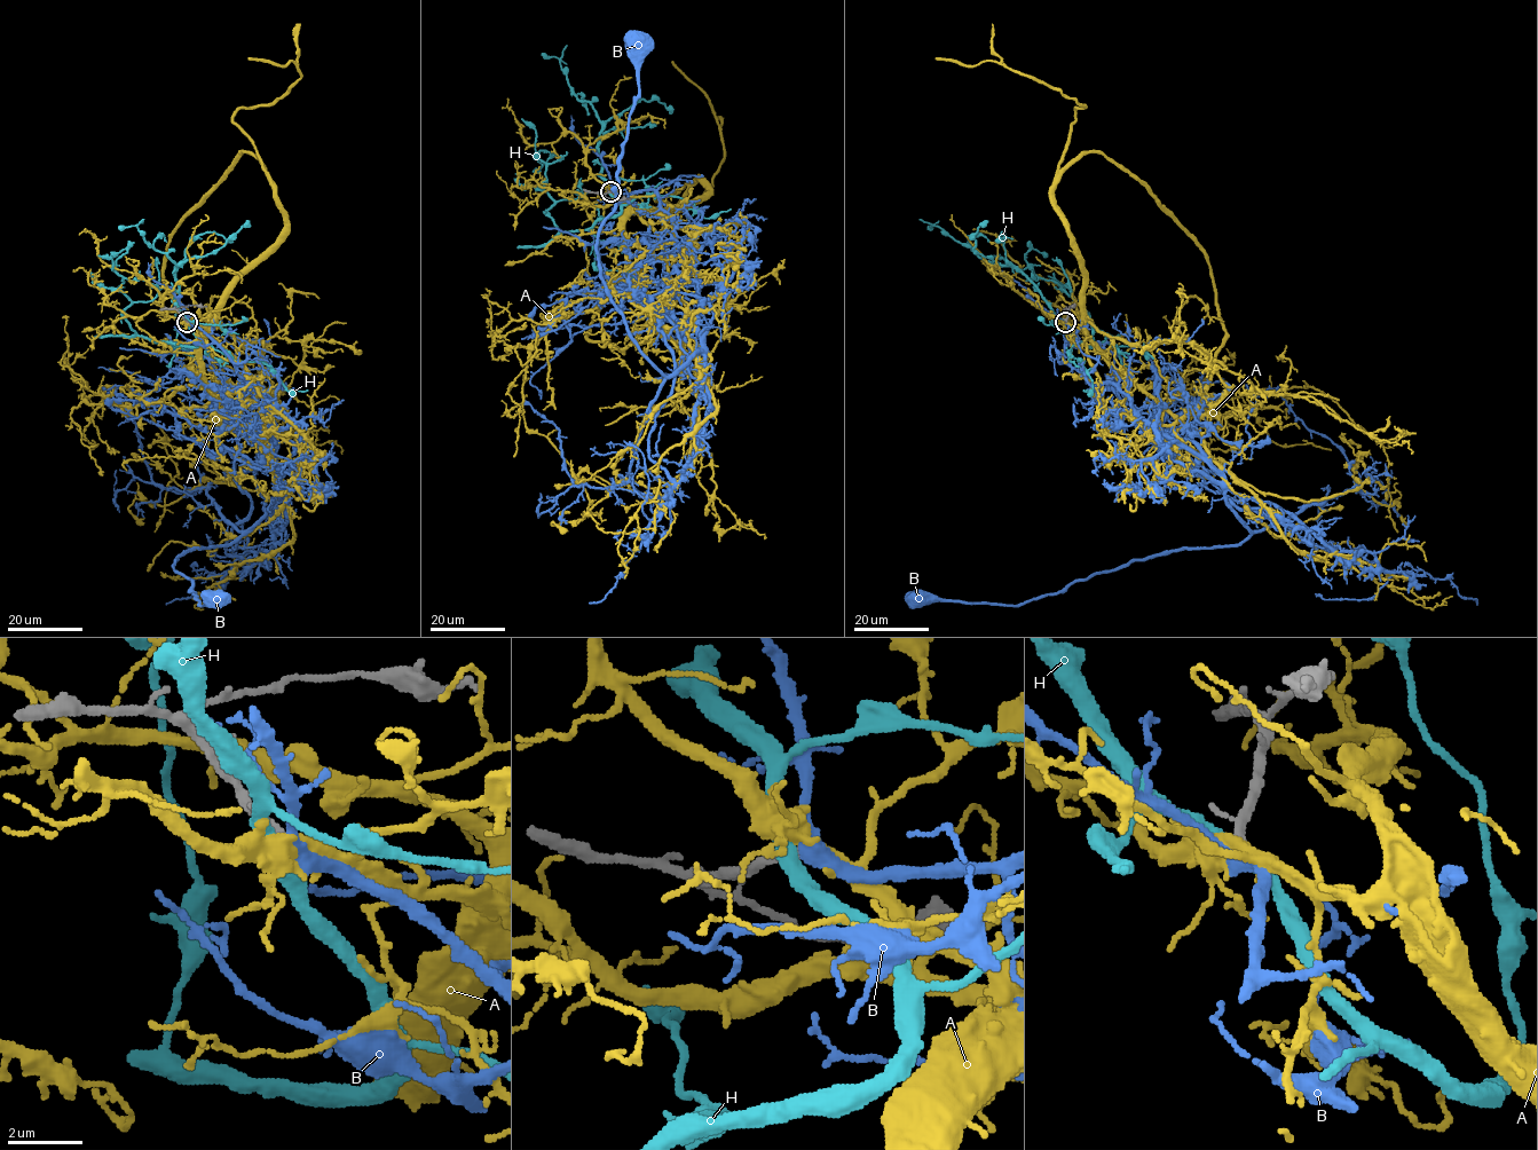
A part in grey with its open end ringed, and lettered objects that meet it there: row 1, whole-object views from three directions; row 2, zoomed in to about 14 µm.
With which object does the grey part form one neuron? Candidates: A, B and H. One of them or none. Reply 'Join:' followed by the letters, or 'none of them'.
Join: B

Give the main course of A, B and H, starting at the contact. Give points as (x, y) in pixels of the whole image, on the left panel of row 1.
A: (188, 321), (206, 329), (215, 416), (271, 463), (275, 497), (202, 479), (167, 505), (135, 499), (141, 526)
B: (188, 322), (268, 402), (281, 485), (273, 505), (230, 544), (192, 548), (173, 564), (202, 605), (213, 600)
H: (187, 322), (196, 345), (137, 335), (127, 322), (125, 309), (131, 301), (116, 270), (126, 249), (110, 258)

